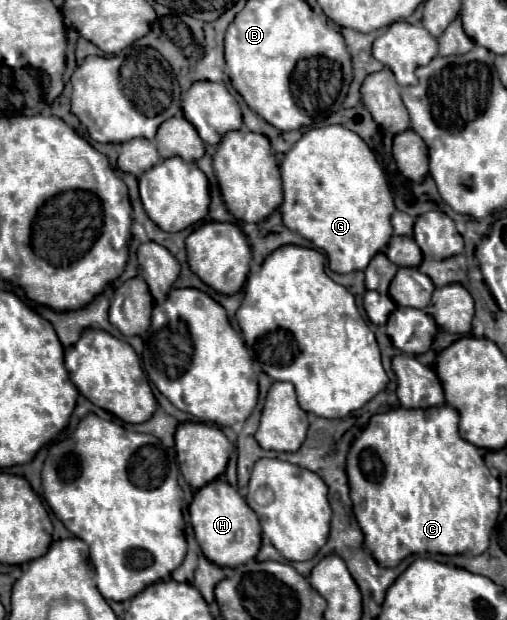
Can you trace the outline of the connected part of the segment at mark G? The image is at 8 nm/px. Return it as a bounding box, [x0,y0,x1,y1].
[281,125,395,274]

